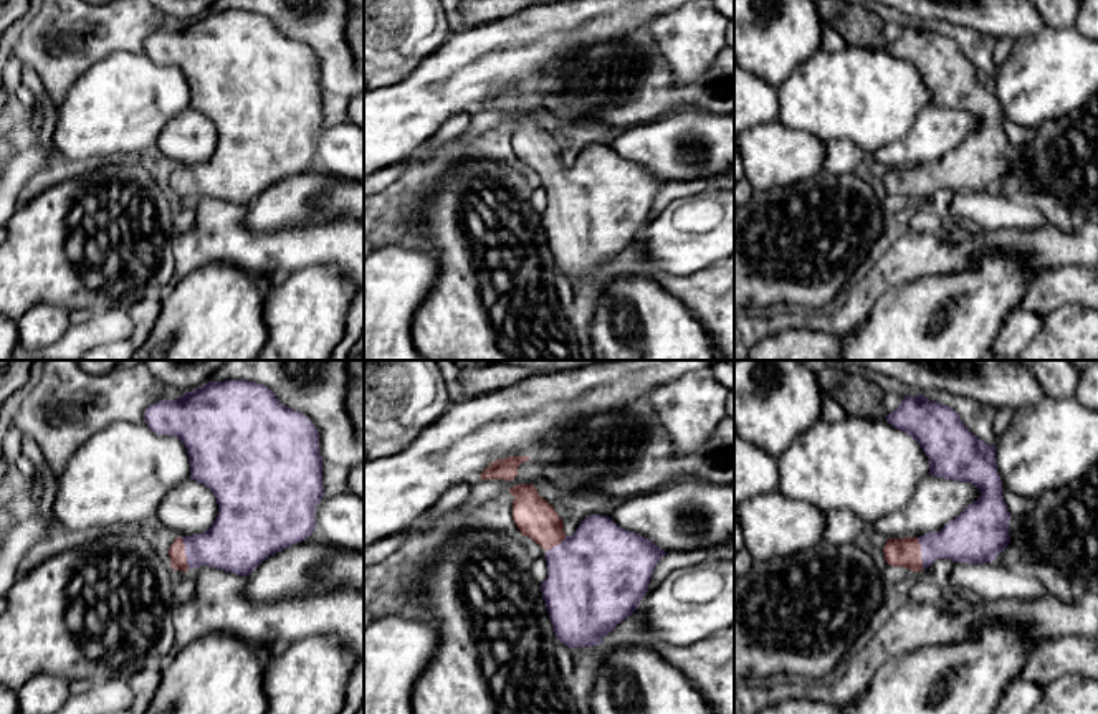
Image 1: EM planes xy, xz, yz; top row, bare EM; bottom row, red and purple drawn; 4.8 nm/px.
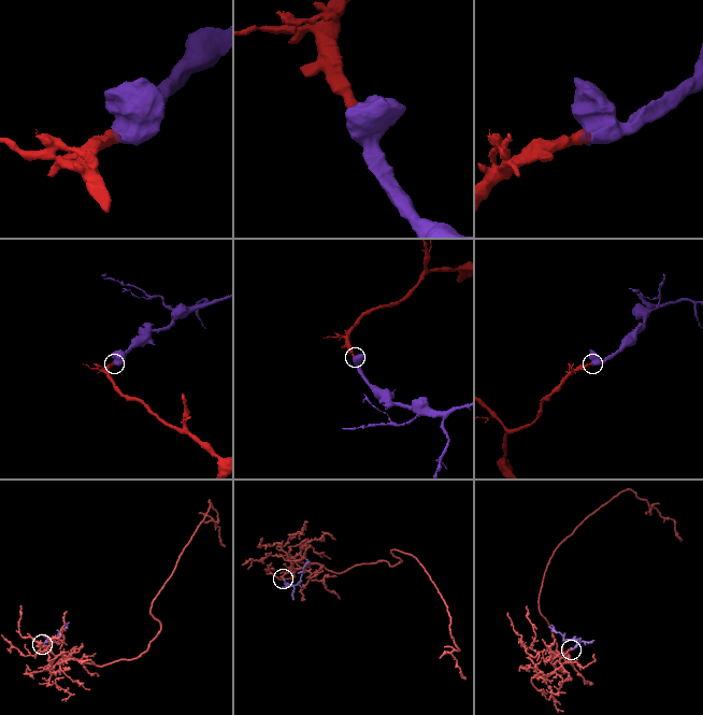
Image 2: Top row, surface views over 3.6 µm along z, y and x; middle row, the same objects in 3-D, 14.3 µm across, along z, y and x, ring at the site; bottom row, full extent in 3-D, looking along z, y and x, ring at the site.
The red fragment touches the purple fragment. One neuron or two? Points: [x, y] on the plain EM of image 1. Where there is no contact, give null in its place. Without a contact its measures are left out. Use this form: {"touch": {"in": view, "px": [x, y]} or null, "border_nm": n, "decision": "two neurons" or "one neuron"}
{"touch": {"in": "xy", "px": [184, 182]}, "border_nm": 160, "decision": "one neuron"}

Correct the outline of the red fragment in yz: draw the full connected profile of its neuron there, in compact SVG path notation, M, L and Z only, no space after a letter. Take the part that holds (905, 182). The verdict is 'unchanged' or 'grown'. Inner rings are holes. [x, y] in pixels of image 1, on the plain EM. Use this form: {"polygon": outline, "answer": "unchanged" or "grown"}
{"polygon": "M921 23L905 26L885 48L921 74L931 106L971 112L981 122L977 131L941 160L886 170L883 183L888 195L921 202L938 188L994 192L1010 172L1010 142L1002 126L995 76L972 64L951 36Z", "answer": "grown"}

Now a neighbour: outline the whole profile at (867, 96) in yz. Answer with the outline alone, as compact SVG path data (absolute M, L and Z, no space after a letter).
M885 46L819 50L776 93L779 122L824 142L848 139L863 152L900 140L929 104L921 74Z

